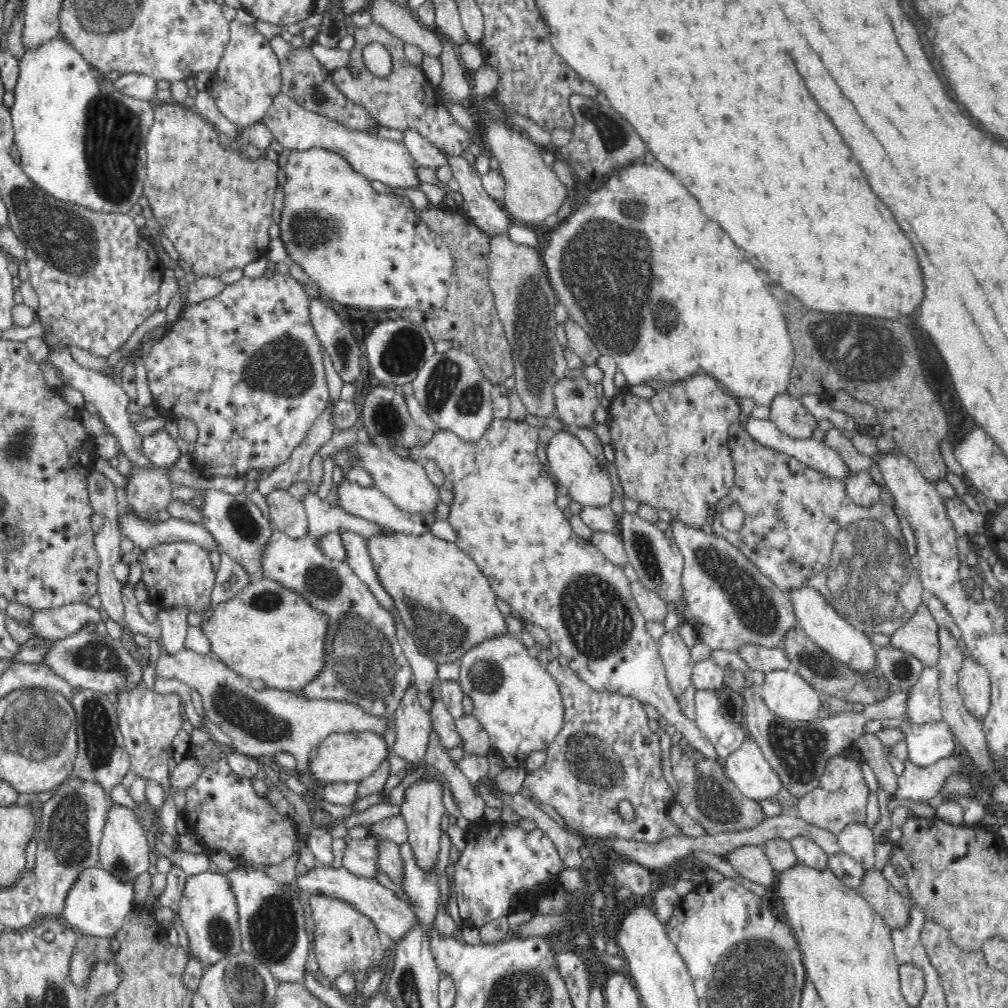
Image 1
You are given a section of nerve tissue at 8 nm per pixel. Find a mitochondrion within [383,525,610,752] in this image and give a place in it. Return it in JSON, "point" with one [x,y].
{"point":[489,677]}

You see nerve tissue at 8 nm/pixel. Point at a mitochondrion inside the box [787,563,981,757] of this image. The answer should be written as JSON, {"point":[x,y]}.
{"point":[816,664]}

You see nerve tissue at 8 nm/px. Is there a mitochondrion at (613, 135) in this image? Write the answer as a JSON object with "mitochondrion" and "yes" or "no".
{"mitochondrion":"yes"}

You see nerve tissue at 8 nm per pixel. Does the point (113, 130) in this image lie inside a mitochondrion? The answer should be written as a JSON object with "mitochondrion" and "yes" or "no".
{"mitochondrion":"yes"}

